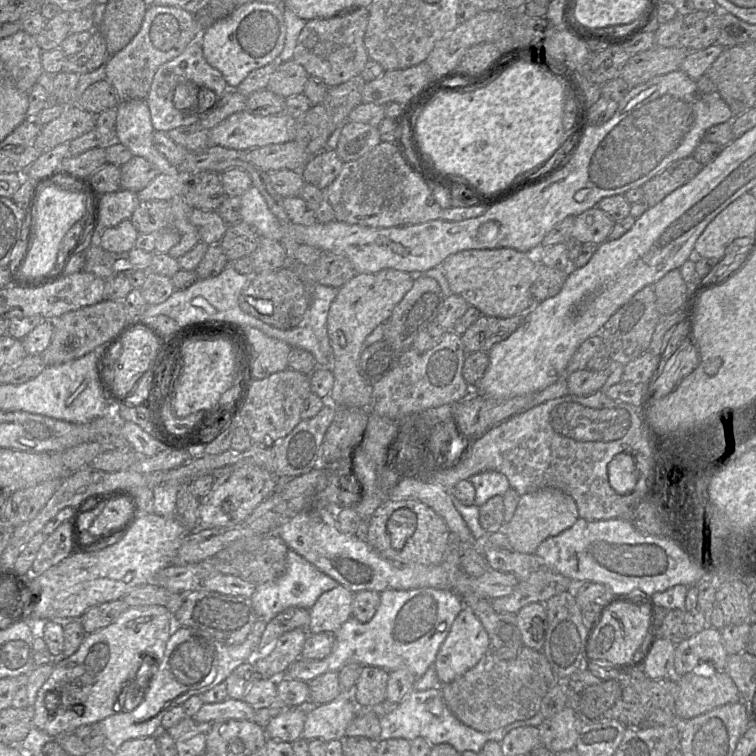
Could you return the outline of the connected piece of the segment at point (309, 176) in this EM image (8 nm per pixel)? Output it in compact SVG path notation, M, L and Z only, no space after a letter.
M325 149L311 156L301 170L306 183L326 189L340 174L344 162L333 149Z

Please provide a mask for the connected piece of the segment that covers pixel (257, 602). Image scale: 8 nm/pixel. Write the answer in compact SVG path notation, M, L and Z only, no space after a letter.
M288 550L285 571L277 579L257 585L250 597L257 619L268 623L278 613L289 607L309 610L324 592L339 585L334 579L319 571L314 565L292 550Z

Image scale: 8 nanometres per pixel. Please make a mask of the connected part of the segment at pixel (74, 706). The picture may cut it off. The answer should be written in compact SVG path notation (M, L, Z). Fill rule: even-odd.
M149 605L128 607L109 626L87 634L74 654L53 662L53 671L39 689L33 705L32 726L55 738L119 712L120 693L123 695L122 704L137 701L146 689L142 676L148 670L152 673L152 665L143 663L143 660L149 662L152 658L154 666L160 663L166 643L176 628L182 627L176 627L175 615L166 607ZM137 674L138 678L135 679ZM133 683L137 683L141 689L135 697L134 688L125 692L125 688L131 687Z

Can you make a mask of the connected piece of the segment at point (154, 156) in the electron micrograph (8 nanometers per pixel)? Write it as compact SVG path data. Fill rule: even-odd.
M145 100L120 101L114 131L117 142L125 145L133 156L149 161L158 173L179 175L180 169L172 165L153 145L154 128Z

